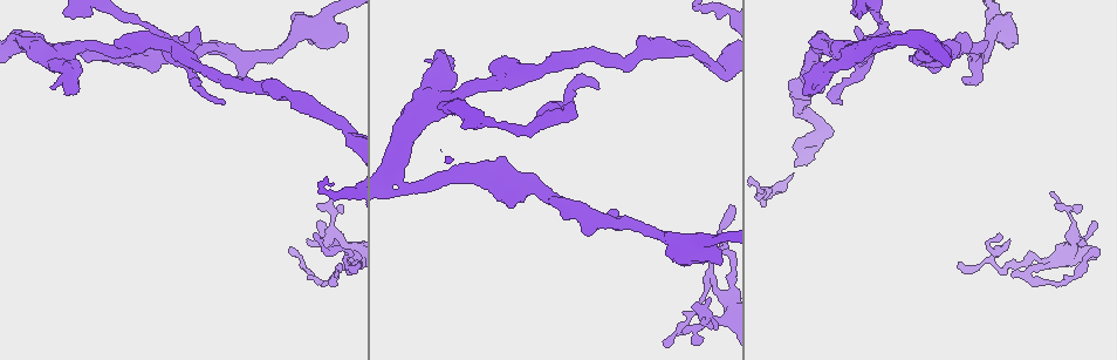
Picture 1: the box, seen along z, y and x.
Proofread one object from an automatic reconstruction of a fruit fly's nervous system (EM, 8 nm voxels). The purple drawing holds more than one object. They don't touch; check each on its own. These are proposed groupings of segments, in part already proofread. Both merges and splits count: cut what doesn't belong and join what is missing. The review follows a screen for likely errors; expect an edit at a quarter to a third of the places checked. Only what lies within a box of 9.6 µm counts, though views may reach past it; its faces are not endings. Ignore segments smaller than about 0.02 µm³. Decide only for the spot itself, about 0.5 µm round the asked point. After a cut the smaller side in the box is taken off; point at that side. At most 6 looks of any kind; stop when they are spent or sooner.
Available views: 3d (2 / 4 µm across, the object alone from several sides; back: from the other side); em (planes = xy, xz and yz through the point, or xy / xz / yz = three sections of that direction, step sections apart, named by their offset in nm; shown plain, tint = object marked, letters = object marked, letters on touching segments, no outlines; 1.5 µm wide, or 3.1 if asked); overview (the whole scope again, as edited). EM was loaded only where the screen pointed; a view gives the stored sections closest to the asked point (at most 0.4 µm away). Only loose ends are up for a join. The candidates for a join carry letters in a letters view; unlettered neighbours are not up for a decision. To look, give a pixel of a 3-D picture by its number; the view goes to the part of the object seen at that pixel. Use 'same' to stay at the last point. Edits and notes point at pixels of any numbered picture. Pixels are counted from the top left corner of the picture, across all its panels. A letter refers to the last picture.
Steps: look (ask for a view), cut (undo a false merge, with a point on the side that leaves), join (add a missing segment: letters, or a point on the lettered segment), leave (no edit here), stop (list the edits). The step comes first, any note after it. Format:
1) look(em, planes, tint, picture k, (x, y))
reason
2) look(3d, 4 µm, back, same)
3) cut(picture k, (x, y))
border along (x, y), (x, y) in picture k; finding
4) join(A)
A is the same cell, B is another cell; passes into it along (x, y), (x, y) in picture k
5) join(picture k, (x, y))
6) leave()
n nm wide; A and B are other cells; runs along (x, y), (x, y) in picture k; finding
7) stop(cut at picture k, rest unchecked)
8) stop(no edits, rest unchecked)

look(em, xy, step 8, letters, picture 1, (595, 88))
thin end

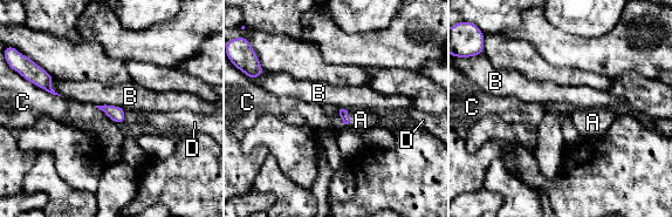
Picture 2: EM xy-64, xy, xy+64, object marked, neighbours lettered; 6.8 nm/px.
join(A)
C touches over 220 nm; A is the same cell, B, C and D are other cells; passes into it along (343, 113), (349, 117), (361, 120) in picture 2; the cell continues

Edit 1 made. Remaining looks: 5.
look(overview)

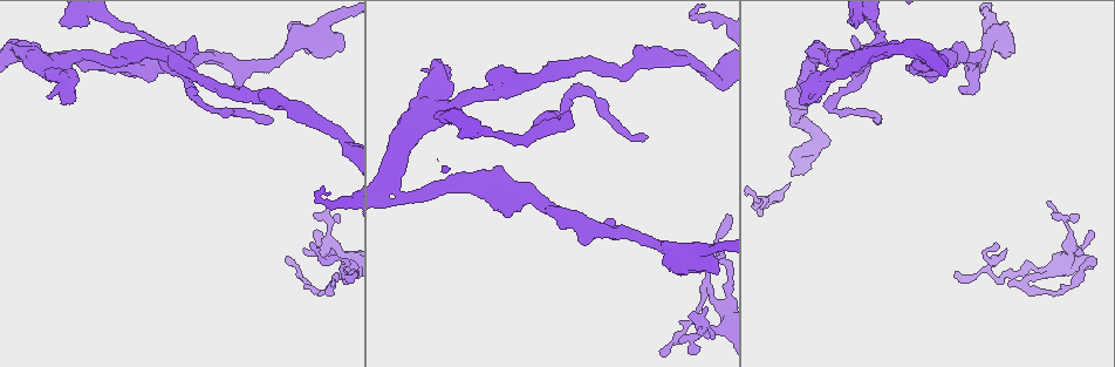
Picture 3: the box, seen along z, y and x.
look(em, xz, step 4, letters, picture 3, (494, 166))
an open end

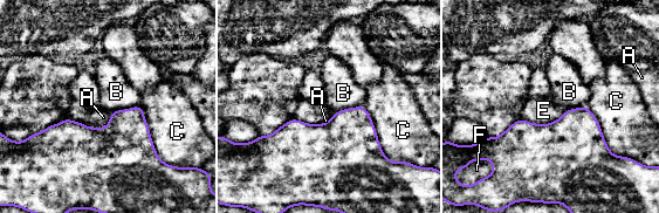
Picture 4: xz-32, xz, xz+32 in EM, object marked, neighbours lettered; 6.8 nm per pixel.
look(em, planes, letters, same)
another direction

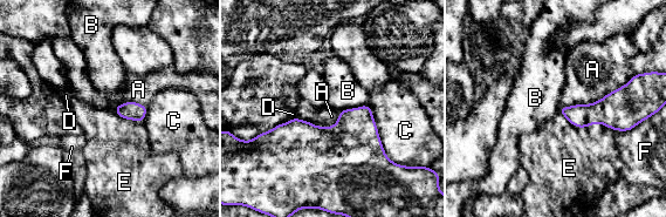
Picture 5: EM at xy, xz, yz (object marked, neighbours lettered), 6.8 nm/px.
leave()
A, B, C, D, E and F are other cells; no lettered segment goes on from it

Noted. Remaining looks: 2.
stop(join at picture 2, rest unchecked)

